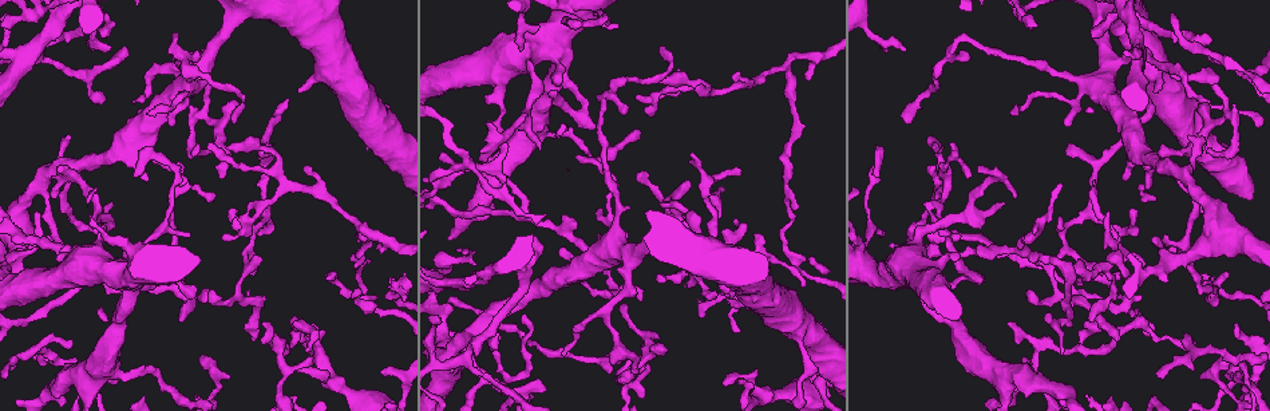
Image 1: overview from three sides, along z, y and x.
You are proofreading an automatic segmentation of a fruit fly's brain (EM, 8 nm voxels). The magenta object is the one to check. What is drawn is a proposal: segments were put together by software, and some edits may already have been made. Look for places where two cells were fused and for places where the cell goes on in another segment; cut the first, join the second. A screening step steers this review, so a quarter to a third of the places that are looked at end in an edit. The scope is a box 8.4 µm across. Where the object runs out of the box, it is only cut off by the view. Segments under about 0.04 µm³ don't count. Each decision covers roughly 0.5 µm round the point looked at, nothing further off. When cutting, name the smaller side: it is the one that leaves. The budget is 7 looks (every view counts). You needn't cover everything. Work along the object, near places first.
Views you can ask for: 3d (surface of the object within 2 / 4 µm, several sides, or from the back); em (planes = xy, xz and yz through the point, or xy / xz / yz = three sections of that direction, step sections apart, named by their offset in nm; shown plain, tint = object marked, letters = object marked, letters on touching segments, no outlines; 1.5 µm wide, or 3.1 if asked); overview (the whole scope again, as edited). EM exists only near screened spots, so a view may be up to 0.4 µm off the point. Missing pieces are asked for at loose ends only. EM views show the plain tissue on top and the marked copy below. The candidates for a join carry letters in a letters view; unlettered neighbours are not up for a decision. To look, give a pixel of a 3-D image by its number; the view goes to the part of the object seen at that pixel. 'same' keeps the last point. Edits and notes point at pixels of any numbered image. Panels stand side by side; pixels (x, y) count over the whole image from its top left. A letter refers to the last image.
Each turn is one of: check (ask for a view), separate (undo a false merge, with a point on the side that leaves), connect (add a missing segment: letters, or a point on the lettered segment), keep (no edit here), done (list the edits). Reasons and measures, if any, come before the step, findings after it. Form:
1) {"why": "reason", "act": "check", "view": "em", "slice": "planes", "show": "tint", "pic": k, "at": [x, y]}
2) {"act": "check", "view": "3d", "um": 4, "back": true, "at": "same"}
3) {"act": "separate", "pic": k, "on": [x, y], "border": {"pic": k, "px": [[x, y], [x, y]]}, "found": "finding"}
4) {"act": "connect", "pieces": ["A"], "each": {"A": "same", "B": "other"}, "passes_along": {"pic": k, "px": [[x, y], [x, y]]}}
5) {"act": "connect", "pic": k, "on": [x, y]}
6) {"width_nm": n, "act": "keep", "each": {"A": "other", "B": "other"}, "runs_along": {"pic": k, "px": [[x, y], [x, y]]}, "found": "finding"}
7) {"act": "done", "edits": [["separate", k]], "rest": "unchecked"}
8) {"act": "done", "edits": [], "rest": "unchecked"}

{"why": "abrupt turn", "act": "check", "view": "3d", "um": 4, "pic": 1, "at": [1120, 309]}

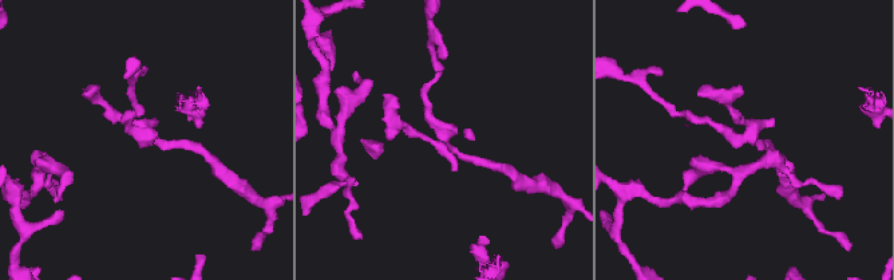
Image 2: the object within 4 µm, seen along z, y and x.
{"why": "shape alone is not enough", "act": "check", "view": "em", "slice": "xy", "step": 4, "show": "tint", "pic": 2, "at": [447, 138]}

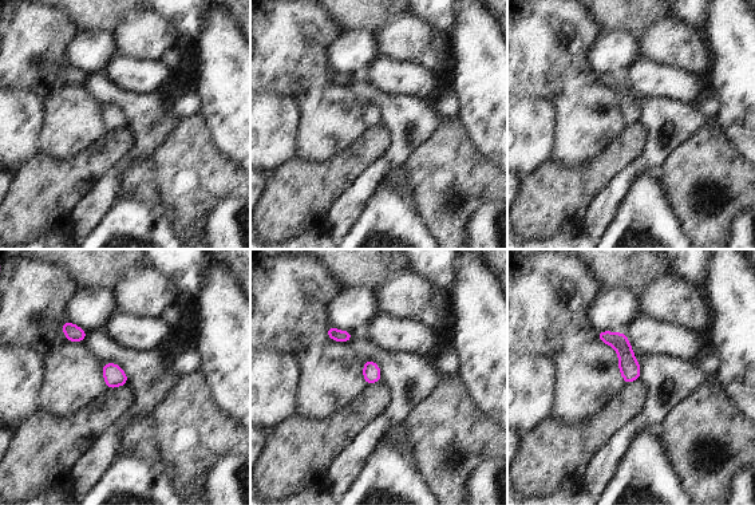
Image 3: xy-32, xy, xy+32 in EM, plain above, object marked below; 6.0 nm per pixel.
{"why": "another direction", "act": "check", "view": "em", "slice": "planes", "show": "letters", "at": "same"}

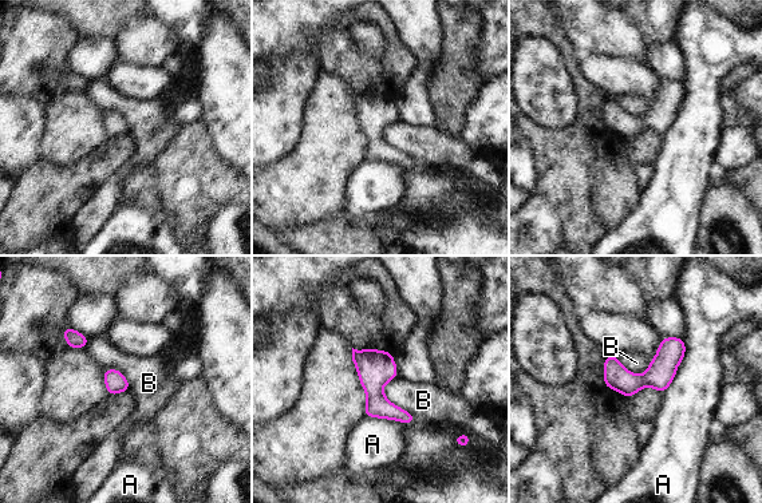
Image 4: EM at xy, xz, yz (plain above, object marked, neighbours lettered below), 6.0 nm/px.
{"act": "keep", "each": {"A": "other", "B": "other"}, "found": "continuous, no second cell"}

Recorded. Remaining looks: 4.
{"why": "thin end", "act": "check", "view": "em", "slice": "planes", "show": "letters", "pic": 1, "at": [1156, 200]}

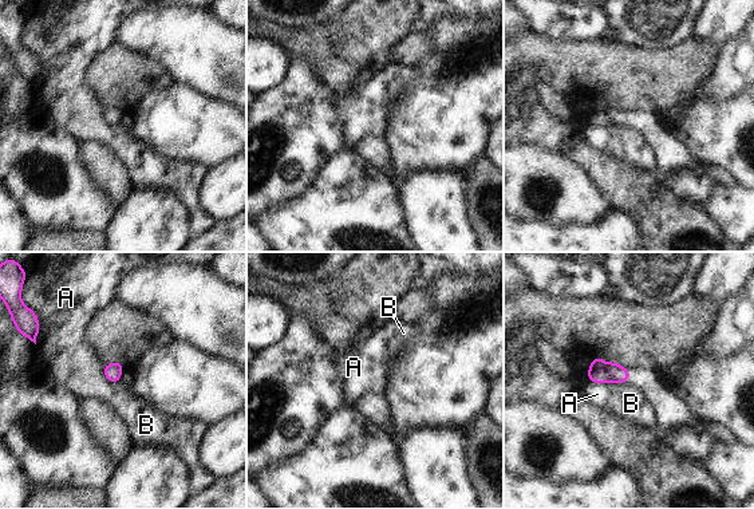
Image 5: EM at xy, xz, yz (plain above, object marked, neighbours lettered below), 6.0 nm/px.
{"longest_contact_nm": ["A", 240], "act": "keep", "each": {"A": "other", "B": "other"}, "border": {"pic": 5, "px": [[588, 381], [628, 383]]}, "found": "none of them fits"}

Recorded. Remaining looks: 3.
{"why": "thin end", "act": "check", "view": "3d", "um": 4, "pic": 1, "at": [1109, 213]}

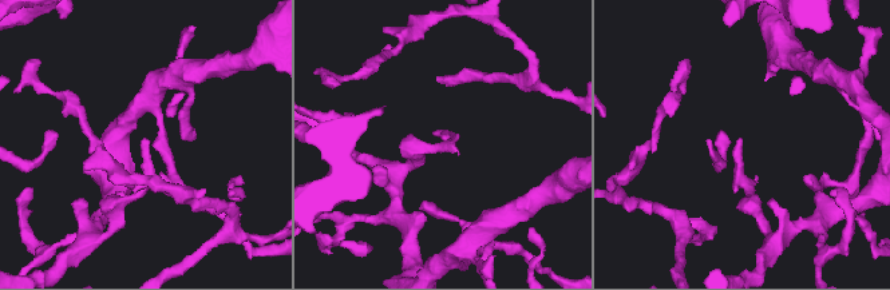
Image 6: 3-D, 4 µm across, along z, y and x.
{"why": "now the EM", "act": "check", "view": "em", "slice": "xz", "step": 8, "show": "letters", "pic": 6, "at": [737, 139]}

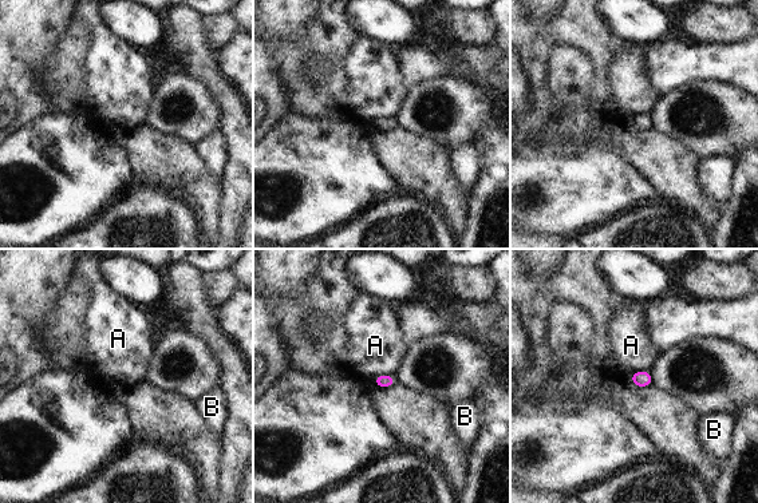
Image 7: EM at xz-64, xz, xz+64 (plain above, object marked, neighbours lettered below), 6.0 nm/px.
{"act": "keep", "each": {"A": "other", "B": "other"}, "border": {"pic": 7, "px": [[394, 376], [376, 375], [374, 377]]}, "found": "none of them fits"}

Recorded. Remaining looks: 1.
{"act": "done", "edits": [], "rest": "unchecked"}

